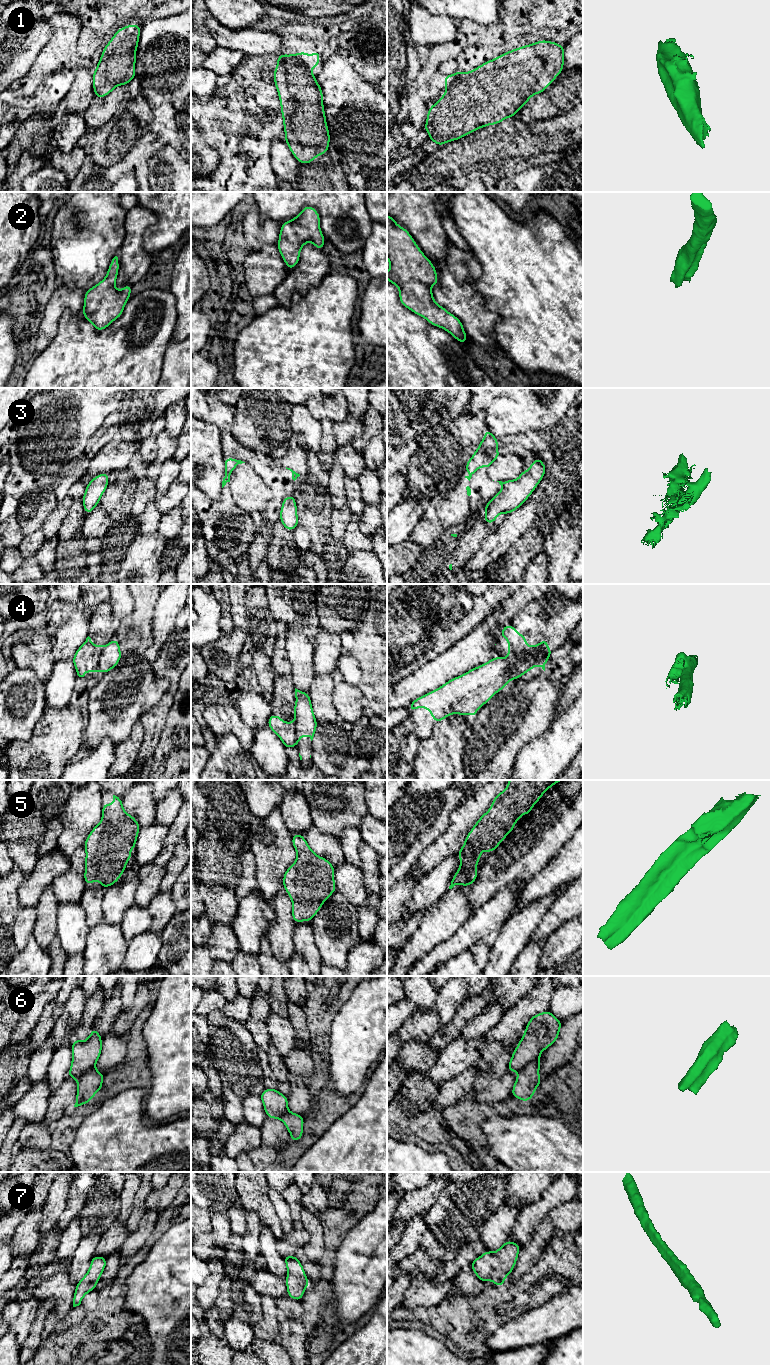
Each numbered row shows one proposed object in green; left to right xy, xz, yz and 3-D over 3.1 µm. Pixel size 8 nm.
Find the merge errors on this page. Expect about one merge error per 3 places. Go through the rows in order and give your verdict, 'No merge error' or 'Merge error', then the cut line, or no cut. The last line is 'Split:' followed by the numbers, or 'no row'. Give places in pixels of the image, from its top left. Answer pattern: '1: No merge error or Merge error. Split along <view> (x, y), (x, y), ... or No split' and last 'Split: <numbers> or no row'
1: No merge error. No split
2: No merge error. No split
3: No merge error. No split
4: Merge error. Split along yz (549, 654), (539, 649), (532, 653), (508, 655)
5: No merge error. No split
6: Merge error. Split along yz (538, 1056), (518, 1072)
7: No merge error. No split
Split: 4, 6

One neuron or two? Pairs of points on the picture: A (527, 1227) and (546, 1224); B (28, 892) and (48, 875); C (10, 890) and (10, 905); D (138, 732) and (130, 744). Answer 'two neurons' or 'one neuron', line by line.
A: two neurons
B: one neuron
C: one neuron
D: one neuron

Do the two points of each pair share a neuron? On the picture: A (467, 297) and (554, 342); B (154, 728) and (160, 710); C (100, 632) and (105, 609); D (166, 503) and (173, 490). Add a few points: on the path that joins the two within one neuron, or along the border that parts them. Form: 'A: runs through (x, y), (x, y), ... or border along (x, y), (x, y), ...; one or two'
A: border along (473, 285), (484, 306), (499, 316), (495, 327); two
B: runs through (154, 724), (157, 714); one
C: runs through (101, 626), (102, 615); one
D: runs through (169, 500), (173, 493); one

